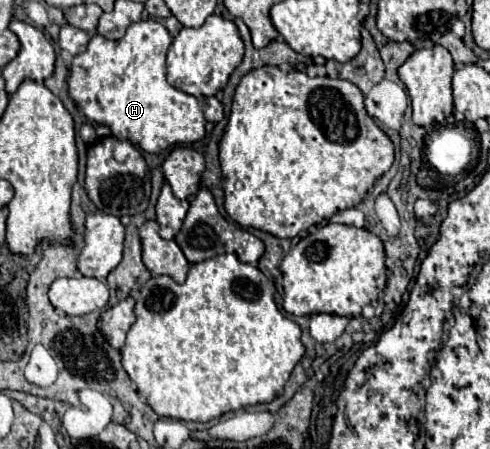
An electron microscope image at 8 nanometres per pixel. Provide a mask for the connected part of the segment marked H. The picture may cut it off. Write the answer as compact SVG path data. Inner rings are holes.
M152 18L130 24L120 40L106 40L100 34L92 36L88 48L72 58L66 78L70 98L90 122L108 126L112 136L128 140L150 154L202 140L206 120L198 100L166 82L166 52L170 44L172 36L168 30Z

